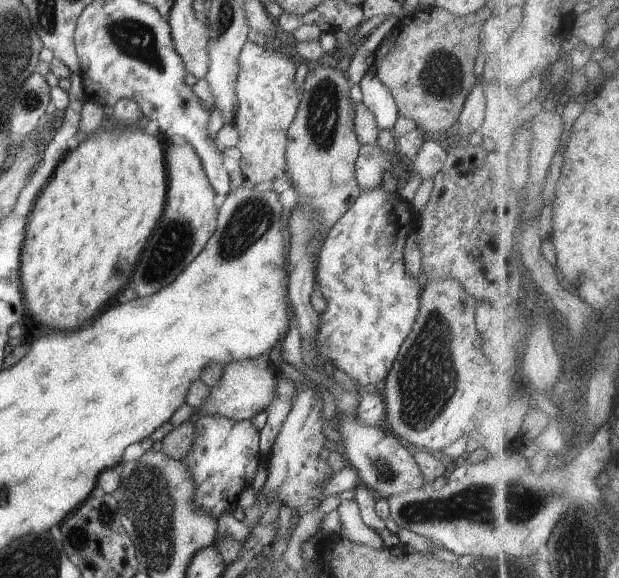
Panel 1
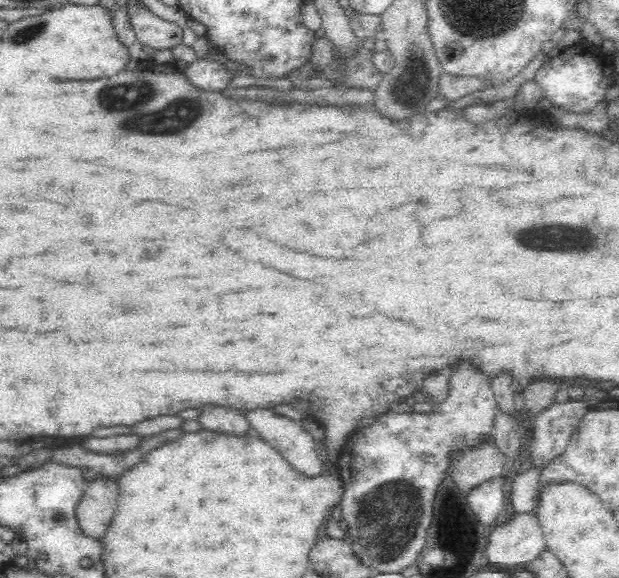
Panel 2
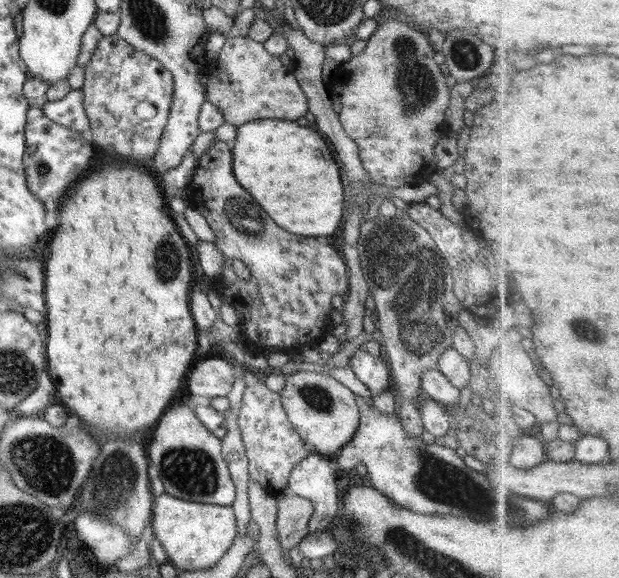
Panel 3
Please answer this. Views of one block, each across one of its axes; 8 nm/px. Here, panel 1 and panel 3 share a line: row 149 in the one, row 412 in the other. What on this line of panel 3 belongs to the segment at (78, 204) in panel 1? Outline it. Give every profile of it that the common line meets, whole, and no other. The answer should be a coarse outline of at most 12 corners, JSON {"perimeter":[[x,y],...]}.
{"perimeter":[[144,165],[66,192],[48,376],[128,438],[198,355],[190,248]]}

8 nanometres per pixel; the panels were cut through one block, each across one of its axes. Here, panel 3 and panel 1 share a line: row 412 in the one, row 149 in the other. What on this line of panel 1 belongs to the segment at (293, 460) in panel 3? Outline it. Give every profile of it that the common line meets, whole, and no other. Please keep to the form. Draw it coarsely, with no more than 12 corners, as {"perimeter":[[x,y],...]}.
{"perimeter":[[246,41],[232,122],[248,184],[286,172],[294,60]]}

